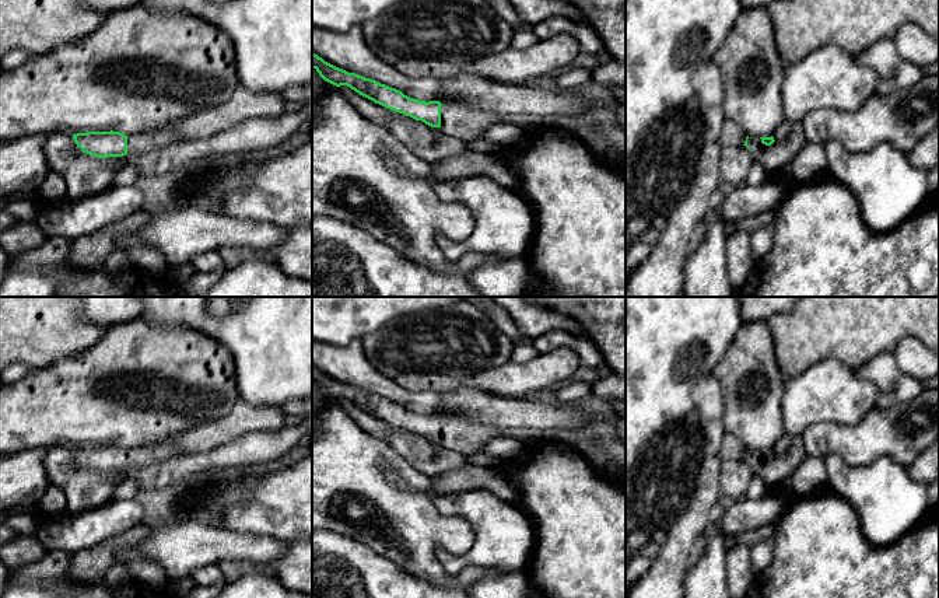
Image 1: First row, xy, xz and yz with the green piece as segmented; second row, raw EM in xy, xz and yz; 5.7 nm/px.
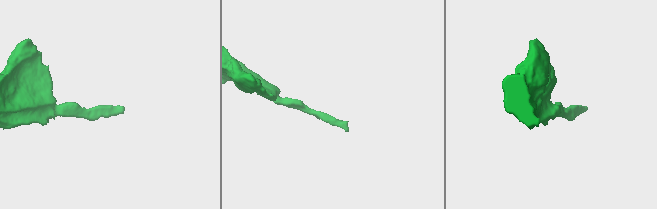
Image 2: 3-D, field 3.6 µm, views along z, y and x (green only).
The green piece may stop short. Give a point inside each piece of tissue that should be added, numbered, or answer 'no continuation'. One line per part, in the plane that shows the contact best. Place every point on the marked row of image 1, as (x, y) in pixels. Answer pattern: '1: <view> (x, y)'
1: xz (458, 121)

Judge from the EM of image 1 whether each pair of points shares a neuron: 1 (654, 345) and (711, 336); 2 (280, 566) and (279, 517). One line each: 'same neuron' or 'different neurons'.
1: same neuron
2: different neurons

